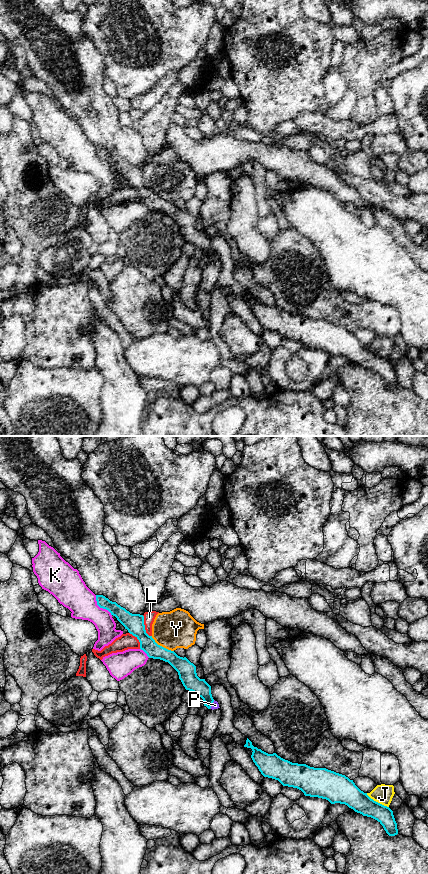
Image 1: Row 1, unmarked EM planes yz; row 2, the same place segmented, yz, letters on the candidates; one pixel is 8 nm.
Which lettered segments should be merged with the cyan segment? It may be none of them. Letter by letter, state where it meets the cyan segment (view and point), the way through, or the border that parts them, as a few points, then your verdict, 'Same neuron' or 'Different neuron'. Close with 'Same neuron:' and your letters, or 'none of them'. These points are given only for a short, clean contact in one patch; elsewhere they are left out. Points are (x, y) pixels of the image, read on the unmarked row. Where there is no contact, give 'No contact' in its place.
J: Touches cyan at yz (377, 354). Different neuron
K: Touches cyan at yz (100, 159). Different neuron
L: Touches cyan at yz (144, 178). Boundary: yz (142, 167), (144, 181), (151, 188). Different neuron
P: Touches cyan at yz (212, 255). Boundary: yz (214, 252), (209, 260). Different neuron
Y: Touches cyan at yz (161, 198). Different neuron
Same neuron: none of them

